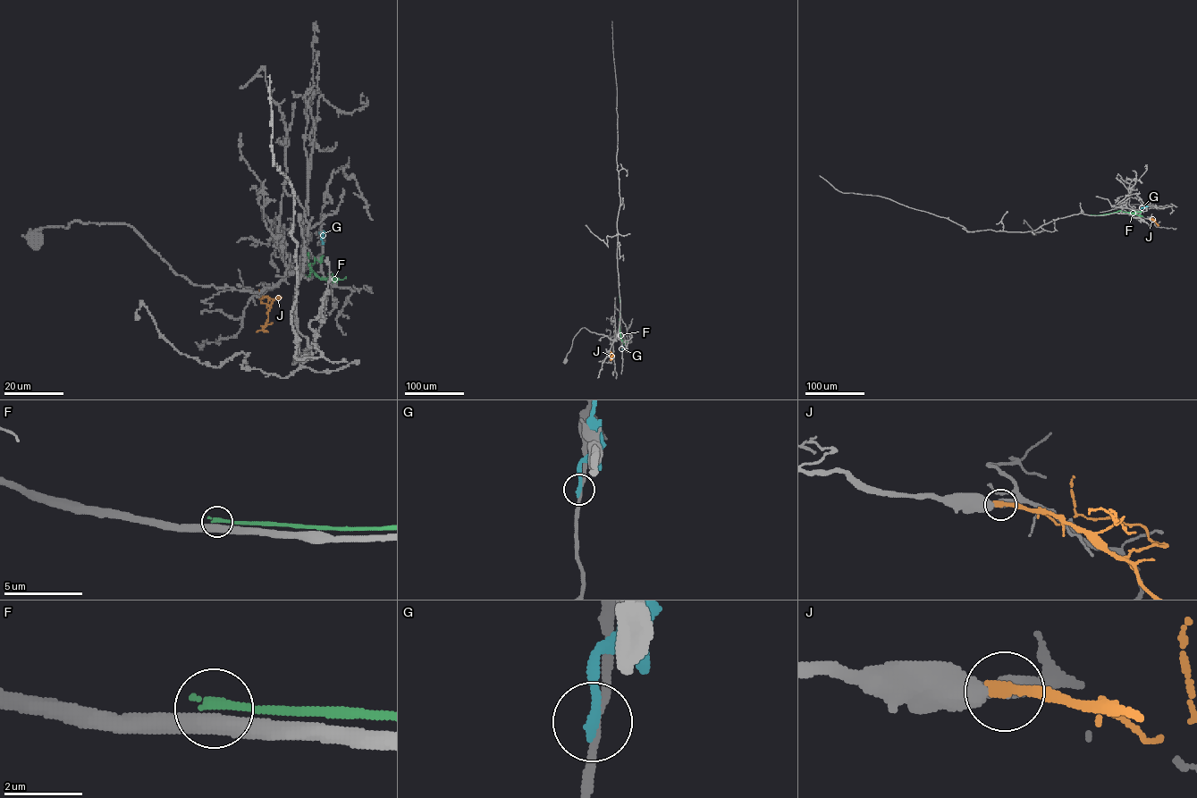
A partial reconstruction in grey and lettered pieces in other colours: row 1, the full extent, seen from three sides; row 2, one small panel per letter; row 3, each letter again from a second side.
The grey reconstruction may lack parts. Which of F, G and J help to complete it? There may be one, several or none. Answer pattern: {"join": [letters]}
{"join": []}

